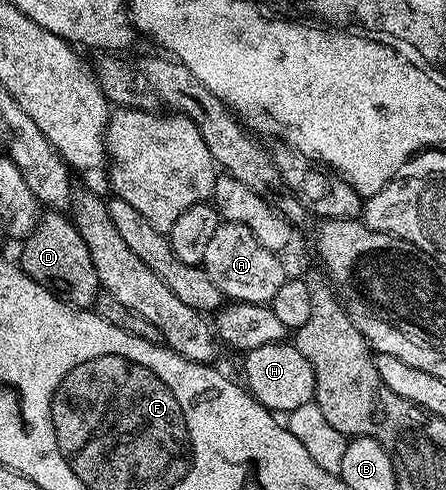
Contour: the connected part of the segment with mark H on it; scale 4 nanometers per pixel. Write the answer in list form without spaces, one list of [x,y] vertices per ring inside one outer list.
[[[287,340],[267,341],[262,347],[247,350],[243,357],[243,384],[262,407],[272,410],[277,415],[287,415],[314,400],[314,367],[310,367],[310,359],[306,359],[306,355],[302,355],[302,351],[298,351],[295,344]]]

